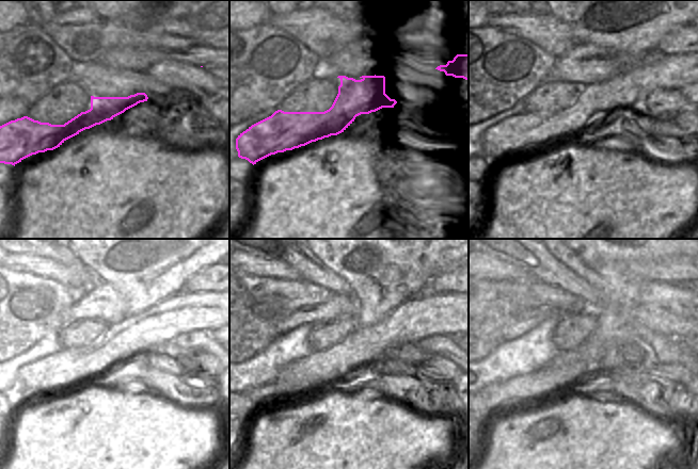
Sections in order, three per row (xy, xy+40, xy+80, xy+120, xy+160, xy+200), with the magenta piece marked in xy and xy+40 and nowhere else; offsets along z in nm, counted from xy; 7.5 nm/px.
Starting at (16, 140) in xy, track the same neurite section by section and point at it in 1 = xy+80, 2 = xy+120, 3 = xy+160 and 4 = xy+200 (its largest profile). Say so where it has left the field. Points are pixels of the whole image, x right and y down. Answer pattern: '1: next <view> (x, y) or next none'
1: next xy+80 (529, 131)
2: next xy+120 (68, 369)
3: next xy+160 (405, 324)
4: next xy+200 (648, 316)

